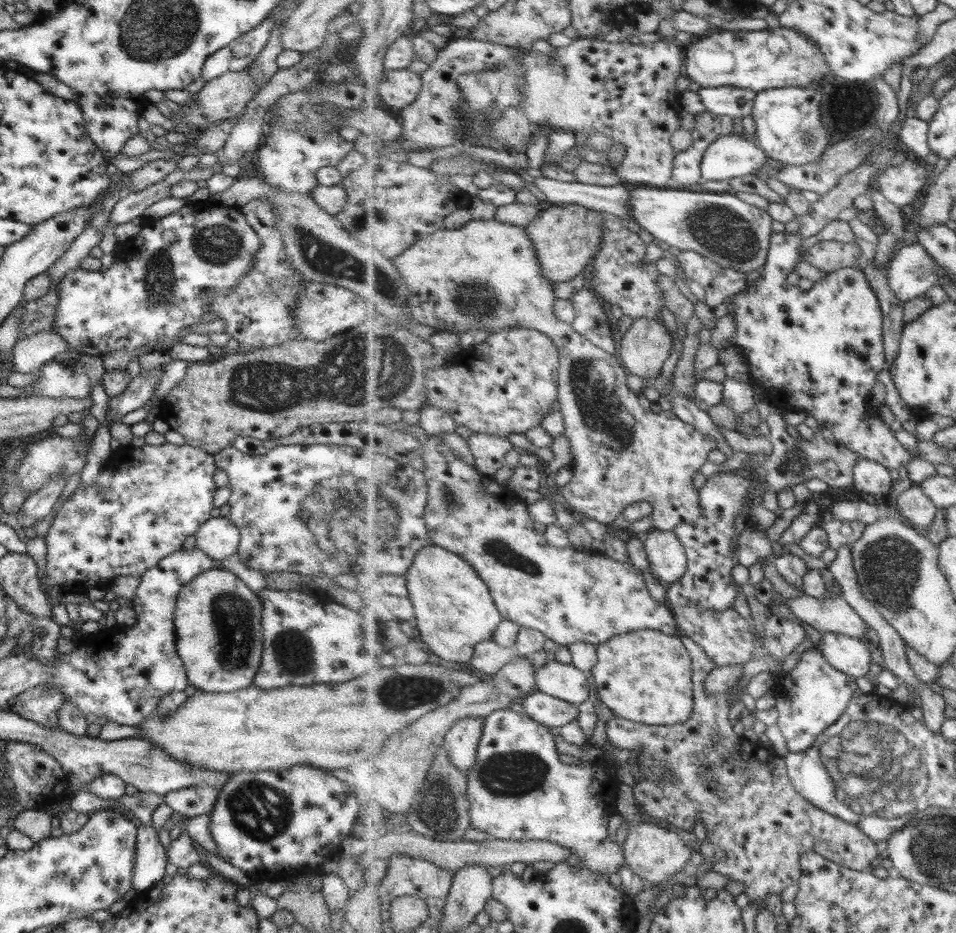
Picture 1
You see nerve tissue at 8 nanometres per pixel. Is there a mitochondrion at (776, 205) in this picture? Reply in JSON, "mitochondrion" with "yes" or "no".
{"mitochondrion":"no"}

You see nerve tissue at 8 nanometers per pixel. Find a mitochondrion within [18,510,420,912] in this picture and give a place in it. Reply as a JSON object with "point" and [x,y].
{"point":[260,809]}

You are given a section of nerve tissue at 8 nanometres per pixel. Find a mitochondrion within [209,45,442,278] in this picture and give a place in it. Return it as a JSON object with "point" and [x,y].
{"point":[357,220]}

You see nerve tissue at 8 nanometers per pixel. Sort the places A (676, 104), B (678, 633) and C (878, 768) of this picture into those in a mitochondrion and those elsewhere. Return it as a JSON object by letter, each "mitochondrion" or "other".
{"A":"other","B":"other","C":"mitochondrion"}

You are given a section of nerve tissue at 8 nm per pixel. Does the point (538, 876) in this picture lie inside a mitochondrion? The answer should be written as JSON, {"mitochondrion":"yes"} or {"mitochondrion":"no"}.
{"mitochondrion":"no"}

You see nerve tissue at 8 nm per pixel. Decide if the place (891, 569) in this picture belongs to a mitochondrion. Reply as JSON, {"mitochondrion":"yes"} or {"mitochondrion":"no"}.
{"mitochondrion":"yes"}

